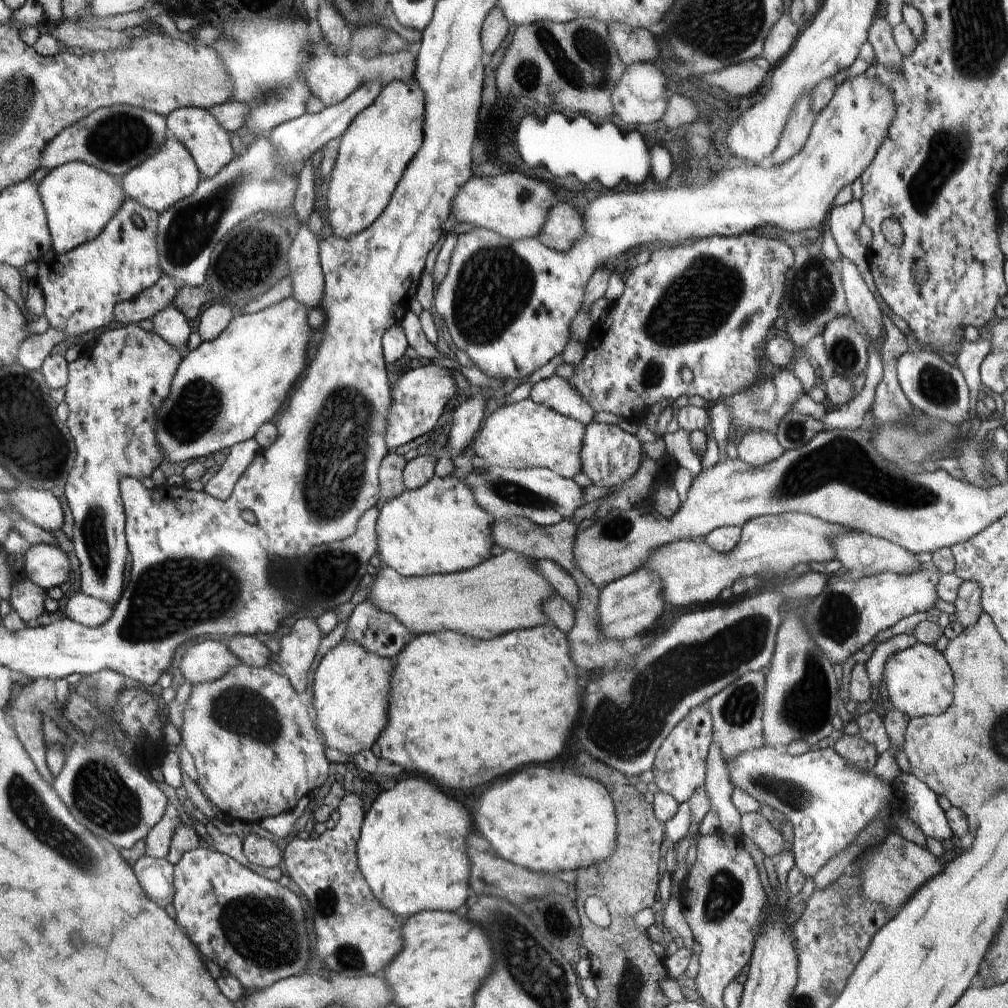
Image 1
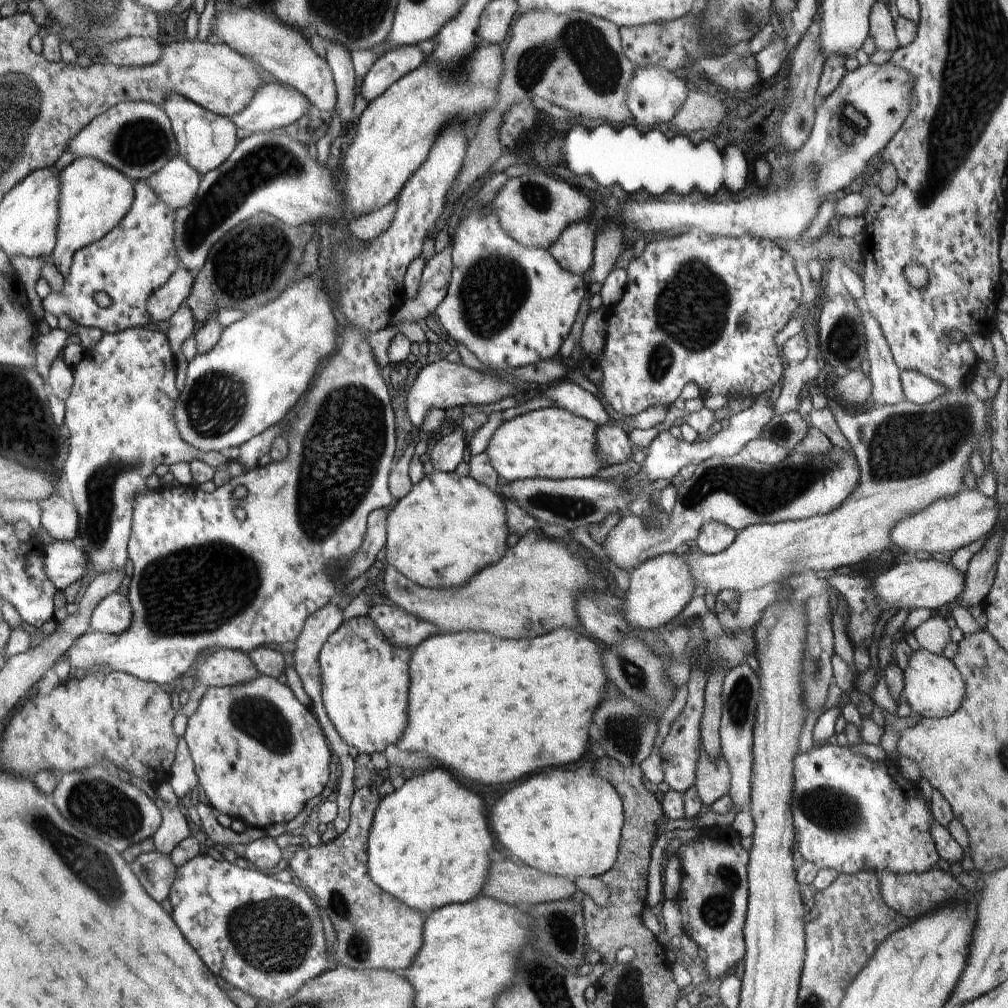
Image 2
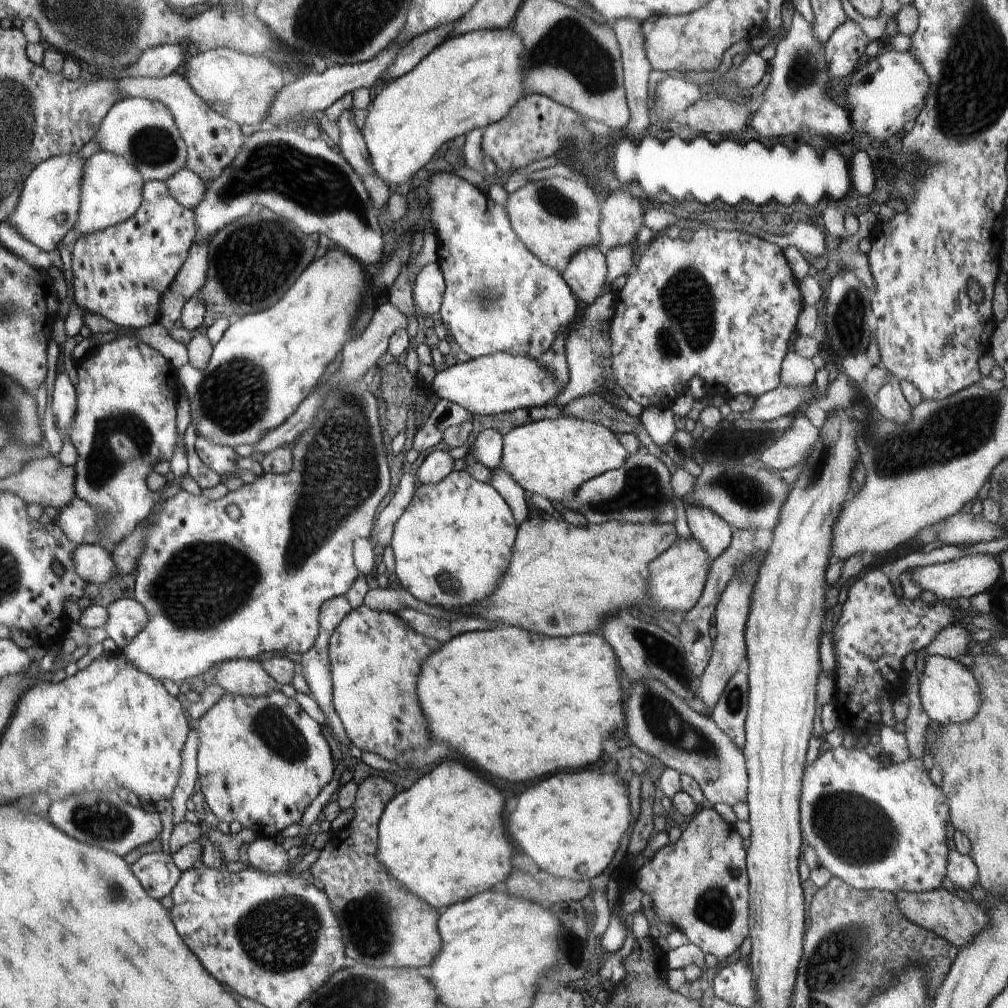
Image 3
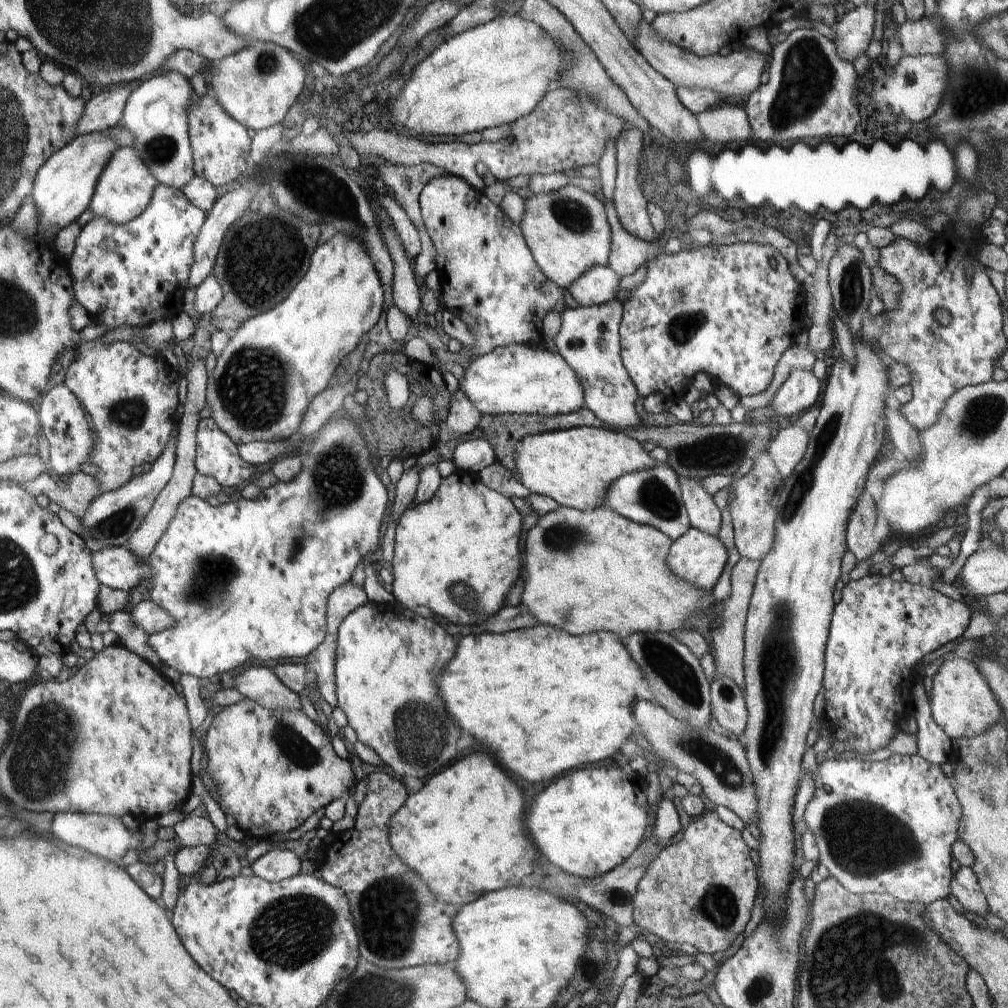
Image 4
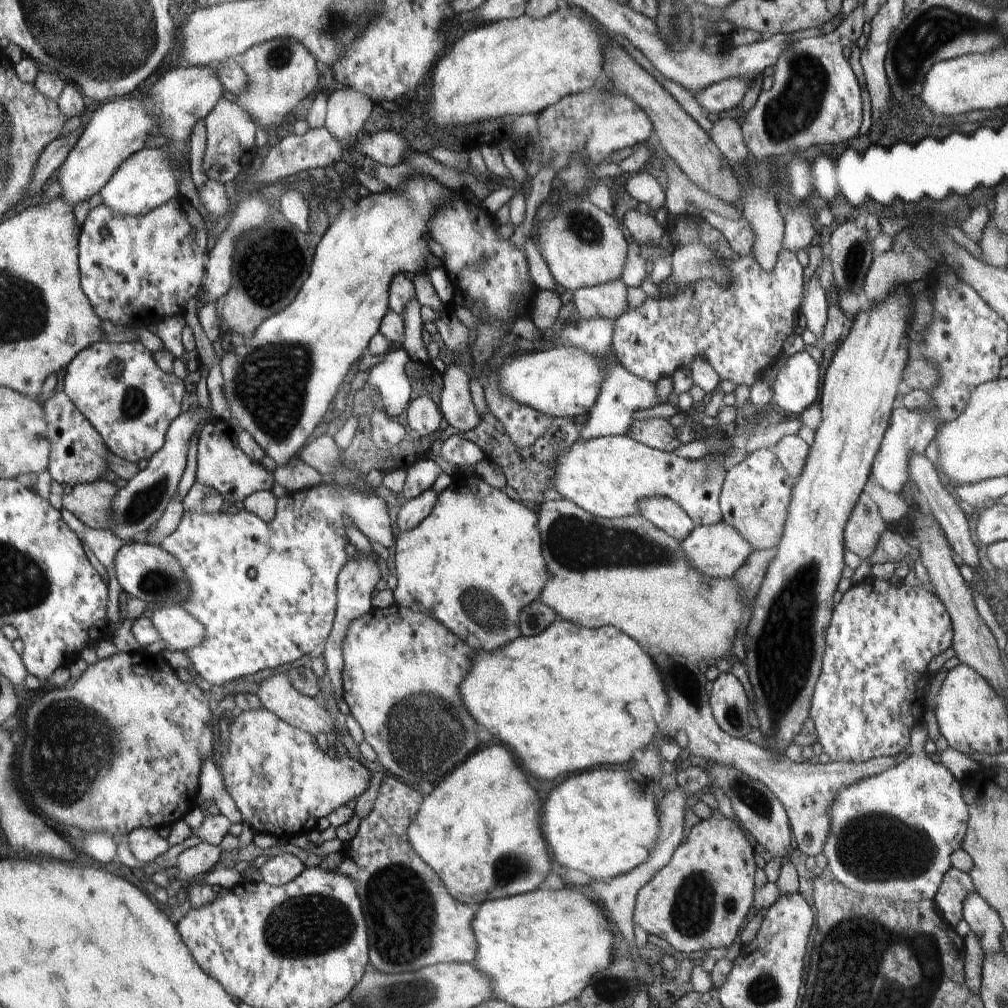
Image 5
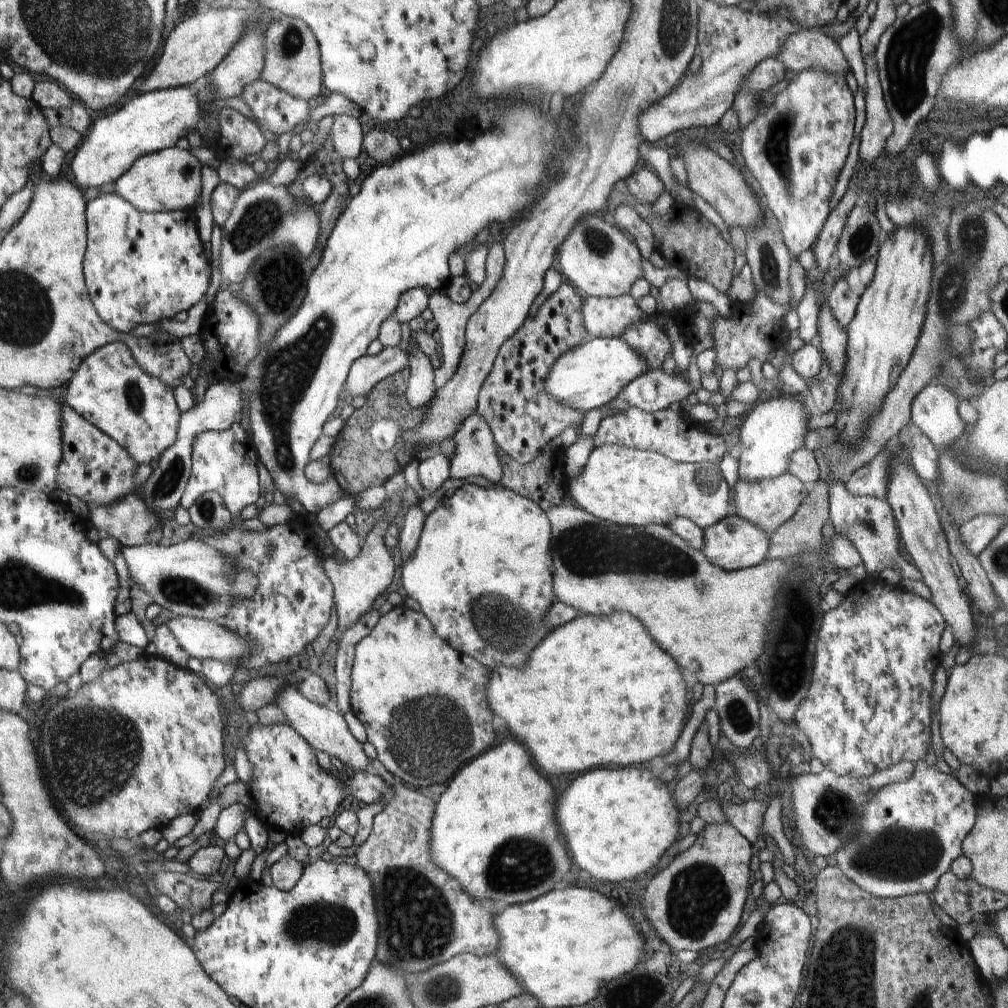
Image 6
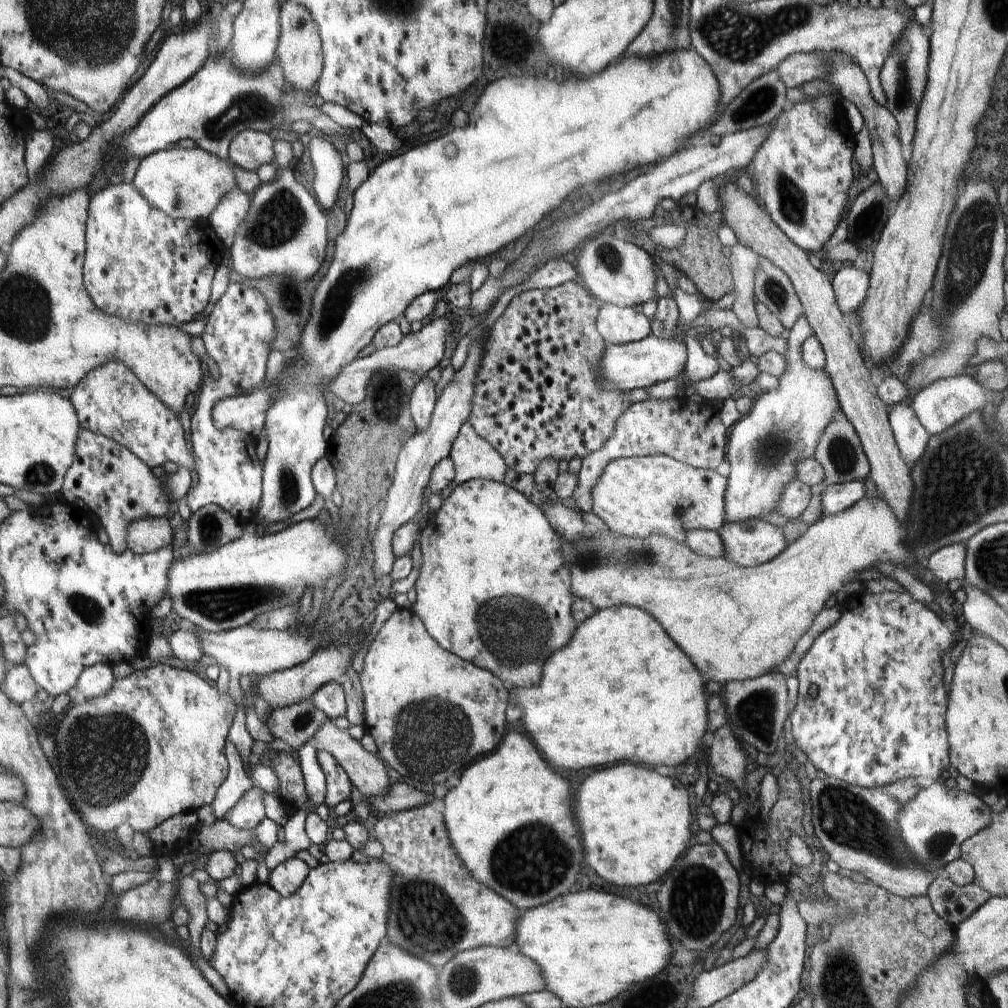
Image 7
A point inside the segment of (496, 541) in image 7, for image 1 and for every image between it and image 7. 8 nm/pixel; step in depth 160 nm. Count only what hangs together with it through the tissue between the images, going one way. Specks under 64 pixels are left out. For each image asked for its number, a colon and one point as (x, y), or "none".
1: (437, 529)
2: (448, 528)
3: (452, 546)
4: (458, 554)
5: (475, 561)
6: (482, 572)

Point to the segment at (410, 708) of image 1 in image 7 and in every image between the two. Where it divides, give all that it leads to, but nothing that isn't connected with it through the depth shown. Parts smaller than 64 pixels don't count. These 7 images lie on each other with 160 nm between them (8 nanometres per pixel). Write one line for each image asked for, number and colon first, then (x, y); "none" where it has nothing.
2: (493, 710)
3: (520, 705)
4: (544, 701)
5: (559, 698)
6: (585, 698)
7: (620, 691)

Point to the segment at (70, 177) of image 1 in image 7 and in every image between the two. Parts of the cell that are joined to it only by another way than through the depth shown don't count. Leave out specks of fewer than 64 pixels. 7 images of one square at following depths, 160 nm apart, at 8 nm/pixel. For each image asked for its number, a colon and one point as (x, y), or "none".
2: (94, 197)
3: (111, 191)
4: (123, 191)
5: (145, 180)
6: (168, 180)
7: (186, 184)

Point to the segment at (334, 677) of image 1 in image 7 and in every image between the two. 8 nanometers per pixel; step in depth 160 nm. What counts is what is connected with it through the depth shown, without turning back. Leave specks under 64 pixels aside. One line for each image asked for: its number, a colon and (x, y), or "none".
2: (365, 678)
3: (374, 669)
4: (387, 656)
5: (402, 670)
6: (423, 706)
7: (431, 714)

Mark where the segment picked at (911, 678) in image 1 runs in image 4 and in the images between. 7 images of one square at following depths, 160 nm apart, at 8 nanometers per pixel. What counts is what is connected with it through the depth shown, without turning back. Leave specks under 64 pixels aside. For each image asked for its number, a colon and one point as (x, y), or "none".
2: (934, 688)
3: (949, 693)
4: (962, 704)

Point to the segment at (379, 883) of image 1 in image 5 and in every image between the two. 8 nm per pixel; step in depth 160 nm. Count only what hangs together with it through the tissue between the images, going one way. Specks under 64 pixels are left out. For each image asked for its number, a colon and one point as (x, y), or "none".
2: (428, 845)
3: (443, 838)
4: (463, 834)
5: (479, 830)

